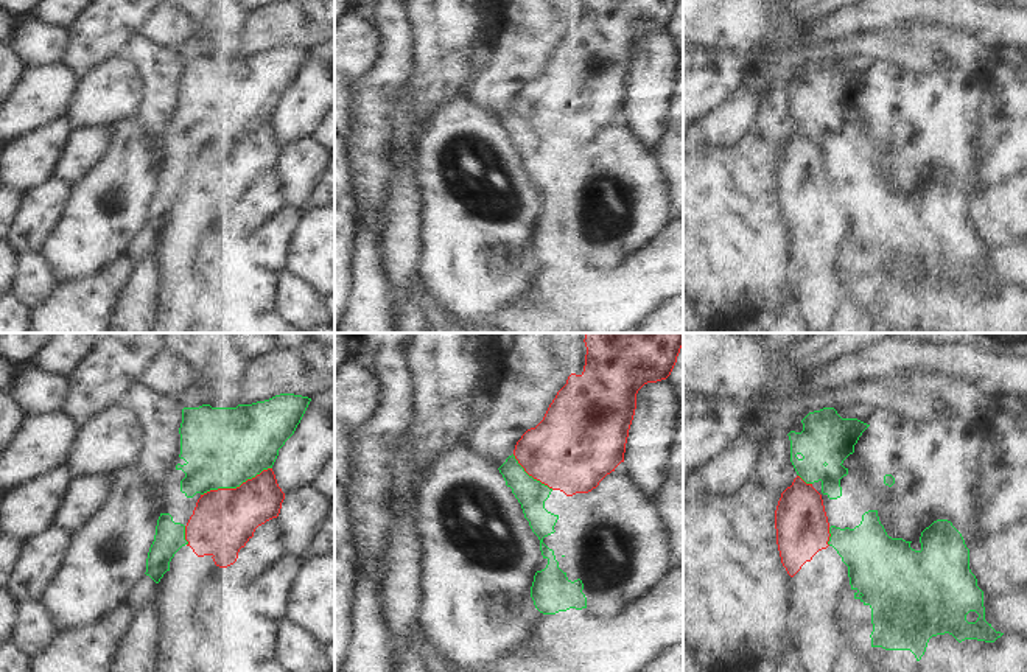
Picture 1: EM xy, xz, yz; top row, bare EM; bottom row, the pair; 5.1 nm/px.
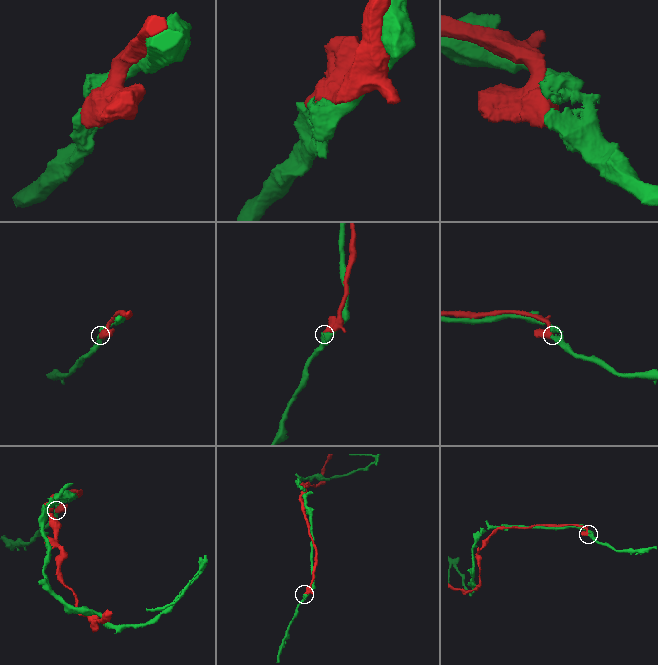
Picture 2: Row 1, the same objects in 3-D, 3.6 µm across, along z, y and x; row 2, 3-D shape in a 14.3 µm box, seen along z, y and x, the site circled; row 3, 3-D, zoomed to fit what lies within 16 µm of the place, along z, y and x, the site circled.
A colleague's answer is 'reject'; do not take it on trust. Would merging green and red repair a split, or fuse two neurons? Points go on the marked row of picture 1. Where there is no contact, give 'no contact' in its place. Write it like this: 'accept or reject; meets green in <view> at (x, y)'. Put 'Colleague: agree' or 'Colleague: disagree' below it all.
reject; meets green in xy at (235, 487)
Colleague: agree

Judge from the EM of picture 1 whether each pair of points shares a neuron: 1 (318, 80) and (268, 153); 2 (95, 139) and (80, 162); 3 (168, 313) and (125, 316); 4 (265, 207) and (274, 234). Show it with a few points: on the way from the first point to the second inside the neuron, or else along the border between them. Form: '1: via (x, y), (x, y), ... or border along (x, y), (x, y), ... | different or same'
1: border along (271, 120), (277, 137), (285, 145) | different
2: via (89, 145), (80, 156) | same
3: border along (161, 279), (156, 316) | different
4: border along (288, 206), (257, 230), (237, 237) | different

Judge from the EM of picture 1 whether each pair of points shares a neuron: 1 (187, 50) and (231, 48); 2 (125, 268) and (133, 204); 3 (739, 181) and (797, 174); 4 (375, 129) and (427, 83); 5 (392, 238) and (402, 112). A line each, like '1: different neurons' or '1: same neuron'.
1: different neurons
2: different neurons
3: different neurons
4: different neurons
5: same neuron

